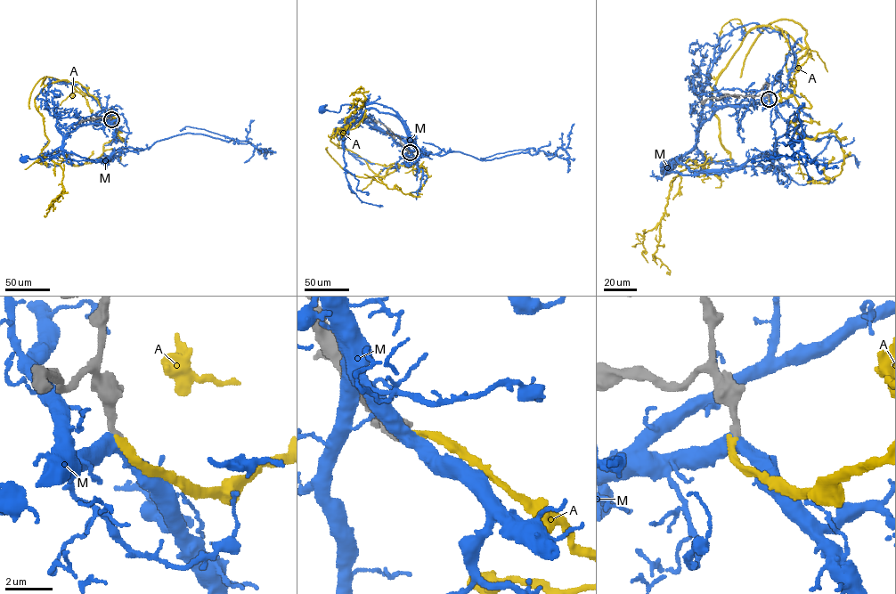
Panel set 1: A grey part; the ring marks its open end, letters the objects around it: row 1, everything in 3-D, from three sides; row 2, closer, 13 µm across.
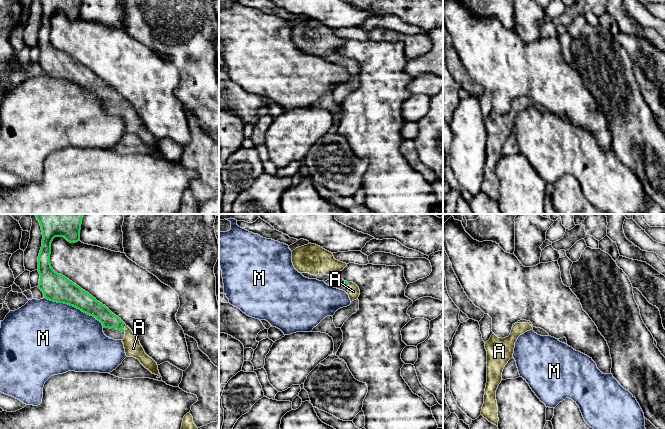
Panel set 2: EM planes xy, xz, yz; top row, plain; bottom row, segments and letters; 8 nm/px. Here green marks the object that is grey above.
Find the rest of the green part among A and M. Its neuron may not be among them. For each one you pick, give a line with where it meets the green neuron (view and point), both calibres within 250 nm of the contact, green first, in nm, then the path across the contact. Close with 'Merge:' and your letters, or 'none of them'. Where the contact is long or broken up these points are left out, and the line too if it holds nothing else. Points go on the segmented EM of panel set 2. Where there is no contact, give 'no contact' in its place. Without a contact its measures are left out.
A: contact xz (348, 283); calibres 20 and 100 nm; way xz (346, 282), (348, 283), (353, 288), (353, 291)
Merge: A

